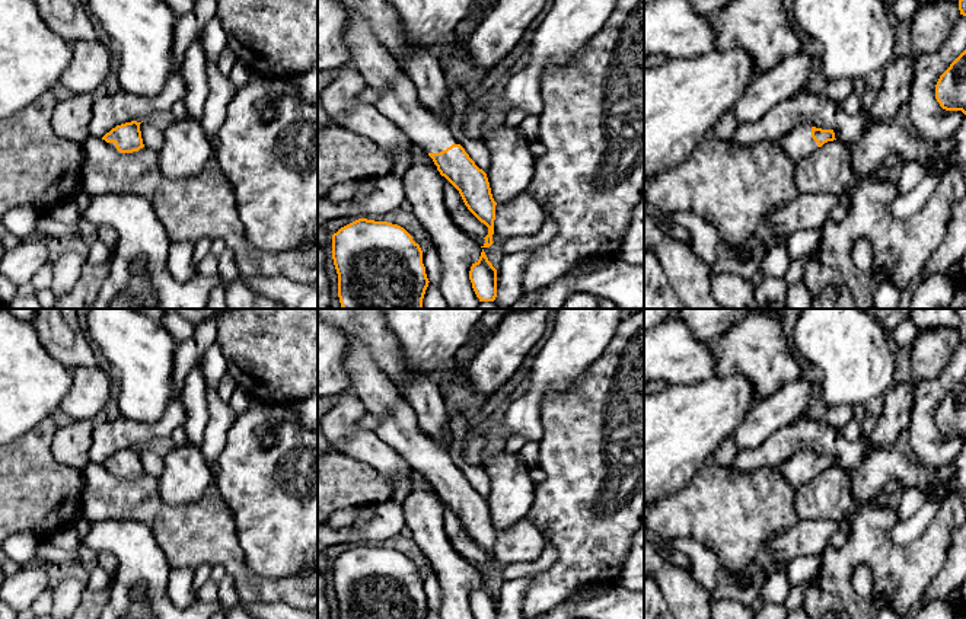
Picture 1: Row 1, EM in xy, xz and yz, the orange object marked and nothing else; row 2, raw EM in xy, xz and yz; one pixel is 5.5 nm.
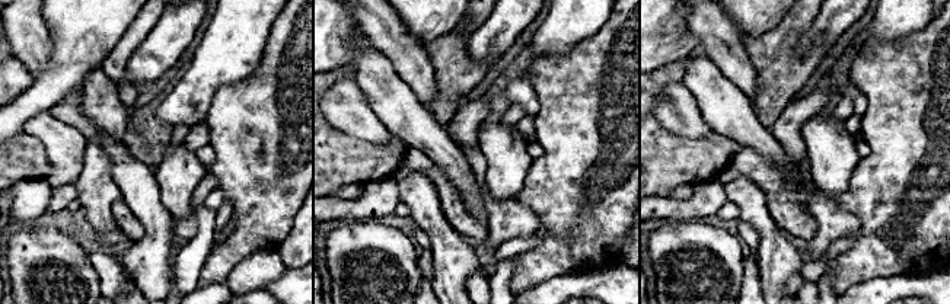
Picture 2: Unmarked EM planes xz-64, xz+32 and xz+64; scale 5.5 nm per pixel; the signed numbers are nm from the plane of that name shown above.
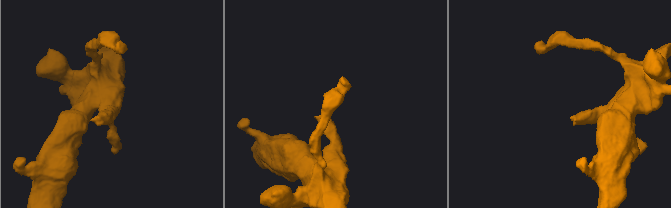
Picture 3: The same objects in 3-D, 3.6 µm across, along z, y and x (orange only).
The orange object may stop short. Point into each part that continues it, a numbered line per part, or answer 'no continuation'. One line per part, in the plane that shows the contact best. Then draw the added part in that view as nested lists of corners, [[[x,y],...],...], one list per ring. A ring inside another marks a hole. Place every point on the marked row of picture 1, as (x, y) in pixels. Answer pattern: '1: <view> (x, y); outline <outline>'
1: xz (398, 102); outline [[[347,9],[345,41],[351,63],[367,86],[380,90],[377,111],[399,127],[427,153],[440,153],[459,144],[450,127],[418,99],[414,83],[402,73],[395,55],[377,39],[360,9]]]

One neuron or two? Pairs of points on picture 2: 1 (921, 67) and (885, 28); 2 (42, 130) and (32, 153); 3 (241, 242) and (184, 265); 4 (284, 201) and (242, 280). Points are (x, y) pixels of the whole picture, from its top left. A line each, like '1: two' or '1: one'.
1: two
2: two
3: two
4: two

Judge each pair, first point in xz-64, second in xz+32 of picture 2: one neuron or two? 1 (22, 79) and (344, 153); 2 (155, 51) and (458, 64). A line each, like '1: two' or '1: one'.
1: two
2: two

